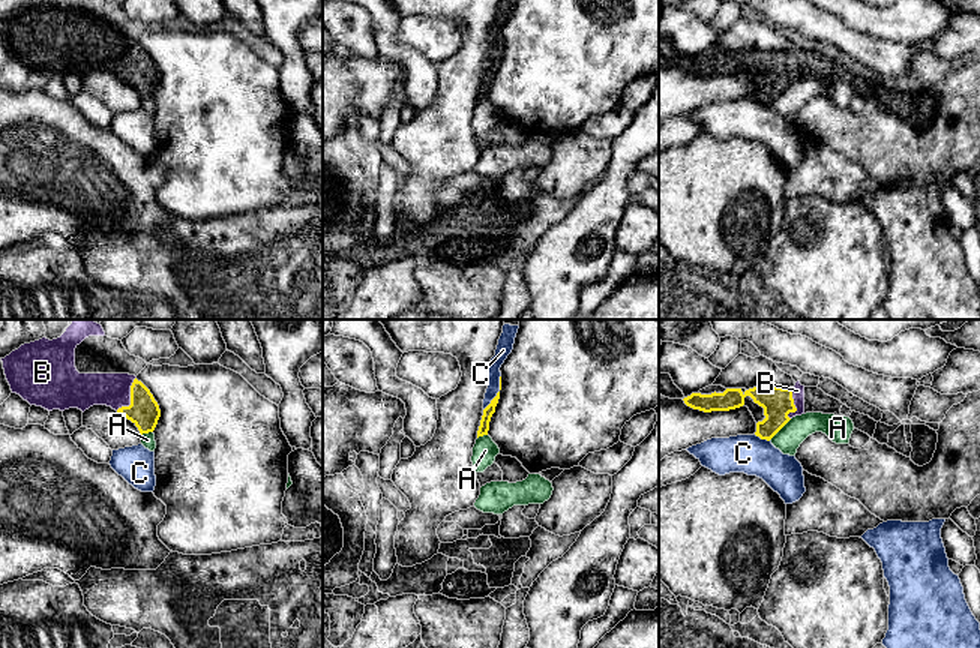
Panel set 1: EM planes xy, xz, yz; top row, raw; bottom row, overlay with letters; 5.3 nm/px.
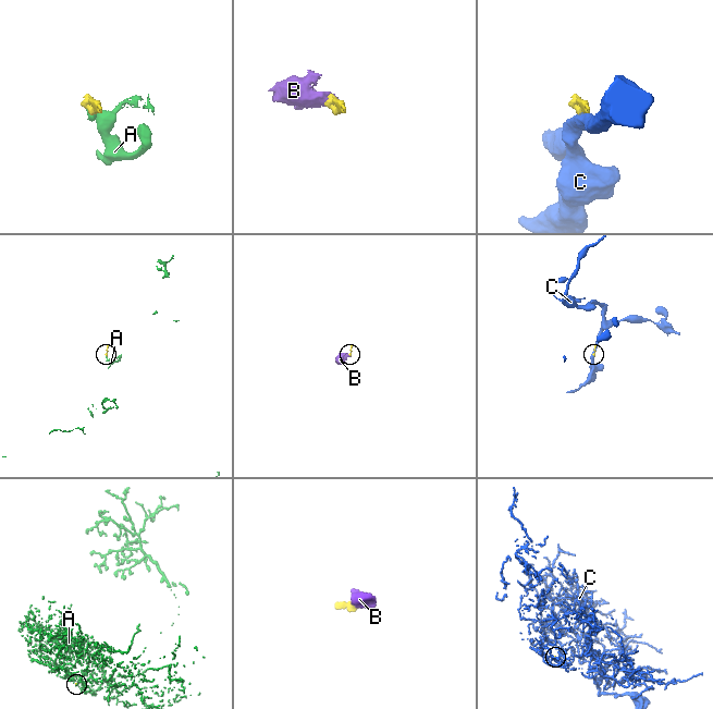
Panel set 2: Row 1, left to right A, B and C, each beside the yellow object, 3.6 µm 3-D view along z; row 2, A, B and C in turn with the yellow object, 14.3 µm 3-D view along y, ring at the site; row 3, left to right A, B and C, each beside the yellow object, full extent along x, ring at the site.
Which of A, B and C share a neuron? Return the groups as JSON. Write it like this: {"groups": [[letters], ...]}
{"groups": [["A"], ["B"], ["C"]]}

